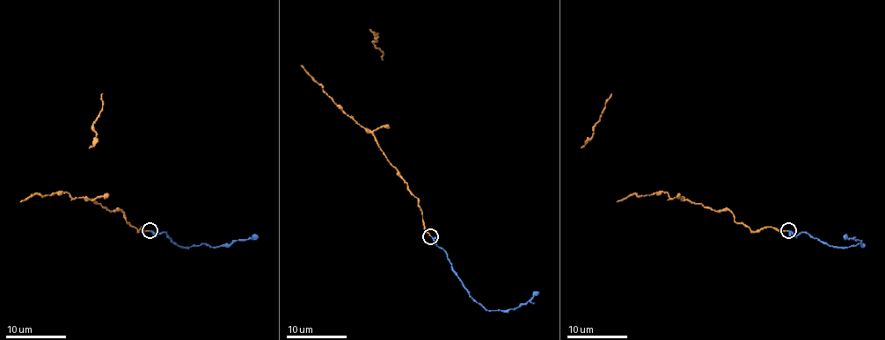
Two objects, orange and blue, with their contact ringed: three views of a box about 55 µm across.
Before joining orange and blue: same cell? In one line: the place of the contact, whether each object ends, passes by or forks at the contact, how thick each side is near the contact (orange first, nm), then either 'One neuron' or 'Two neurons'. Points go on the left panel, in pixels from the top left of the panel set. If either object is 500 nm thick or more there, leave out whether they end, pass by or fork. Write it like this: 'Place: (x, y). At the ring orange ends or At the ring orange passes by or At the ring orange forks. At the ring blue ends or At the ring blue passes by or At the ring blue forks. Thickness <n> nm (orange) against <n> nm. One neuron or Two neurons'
Place: (149, 230). At the ring orange ends. At the ring blue passes by. Thickness 150 nm (orange) against 180 nm. One neuron

